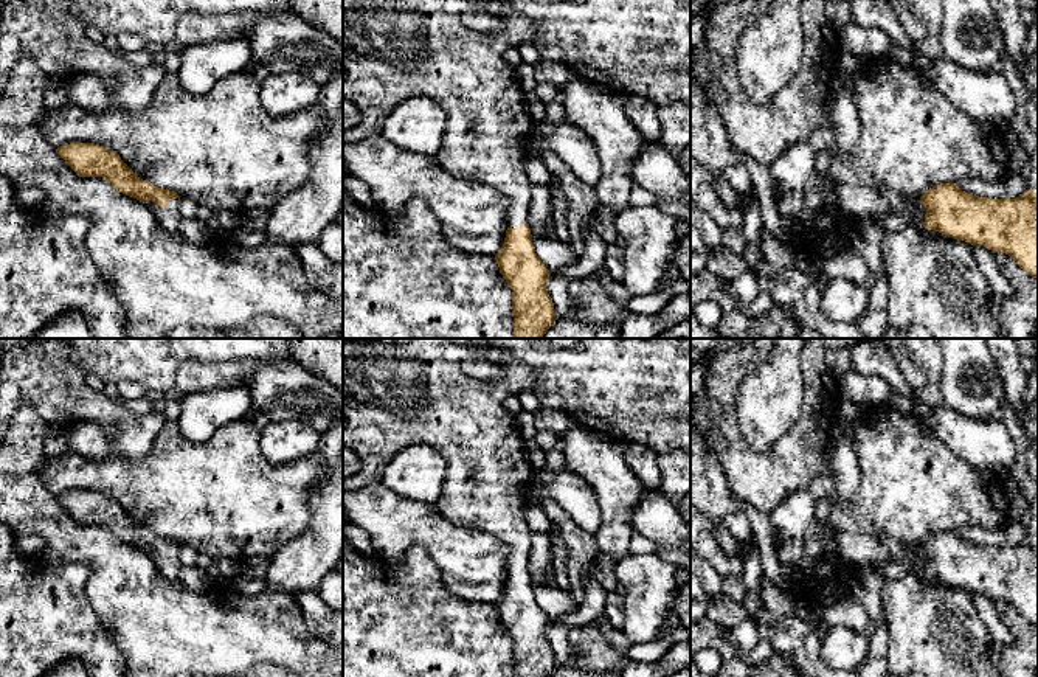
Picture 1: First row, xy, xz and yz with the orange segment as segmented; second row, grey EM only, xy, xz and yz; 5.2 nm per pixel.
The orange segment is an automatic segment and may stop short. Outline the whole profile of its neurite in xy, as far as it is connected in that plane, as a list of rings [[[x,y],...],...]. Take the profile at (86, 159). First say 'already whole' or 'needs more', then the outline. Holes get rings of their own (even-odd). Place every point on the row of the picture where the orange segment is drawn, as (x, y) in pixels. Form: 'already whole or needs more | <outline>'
needs more | [[[81,141],[61,146],[56,151],[79,177],[106,179],[116,191],[149,205],[166,231],[178,231],[183,219],[178,210],[180,196],[140,179],[116,152]]]

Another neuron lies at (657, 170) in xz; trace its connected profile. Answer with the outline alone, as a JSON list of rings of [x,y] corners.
[[[645,143],[633,171],[633,185],[656,197],[686,200],[690,197],[690,180],[680,161],[658,143]]]

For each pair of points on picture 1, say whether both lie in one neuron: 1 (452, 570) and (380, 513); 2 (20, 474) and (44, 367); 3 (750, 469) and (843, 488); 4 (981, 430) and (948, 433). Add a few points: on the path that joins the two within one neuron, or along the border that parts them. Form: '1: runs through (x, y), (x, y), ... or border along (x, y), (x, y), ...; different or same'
1: runs through (439, 550), (413, 524), (401, 524); same
2: border along (16, 407), (30, 404), (48, 426); different
3: border along (827, 440), (833, 475); different
4: runs through (973, 433), (956, 433); same

